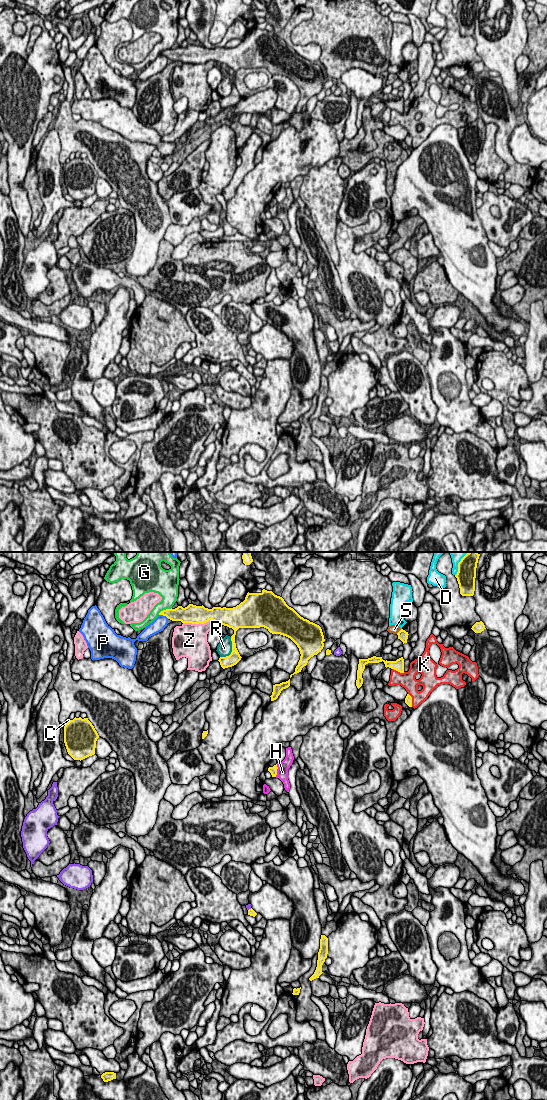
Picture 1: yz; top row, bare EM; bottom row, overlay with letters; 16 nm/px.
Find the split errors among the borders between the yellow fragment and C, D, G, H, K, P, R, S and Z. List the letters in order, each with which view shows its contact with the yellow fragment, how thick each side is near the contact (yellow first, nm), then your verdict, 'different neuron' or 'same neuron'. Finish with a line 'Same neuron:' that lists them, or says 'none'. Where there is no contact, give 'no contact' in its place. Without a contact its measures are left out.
C: meets yellow in yz; 480 nm thick on the yellow side, 50 nm on the other; different neuron
D: meets yellow in yz; 300 nm thick on the yellow side, 240 nm on the other; different neuron
G: meets yellow in yz; 220 nm thick on the yellow side, 260 nm on the other; different neuron
H: meets yellow in yz; 130 nm thick on the yellow side, 190 nm on the other; different neuron
K: meets yellow in yz; 130 nm thick on the yellow side, 220 nm on the other; different neuron
P: meets yellow in yz; 220 nm thick on the yellow side, 220 nm on the other; different neuron
R: meets yellow in yz; 190 nm thick on the yellow side, 240 nm on the other; different neuron
S: meets yellow in yz; 160 nm thick on the yellow side, 140 nm on the other; different neuron
Z: meets yellow in yz; 300 nm thick on the yellow side, 420 nm on the other; different neuron
Same neuron: none

